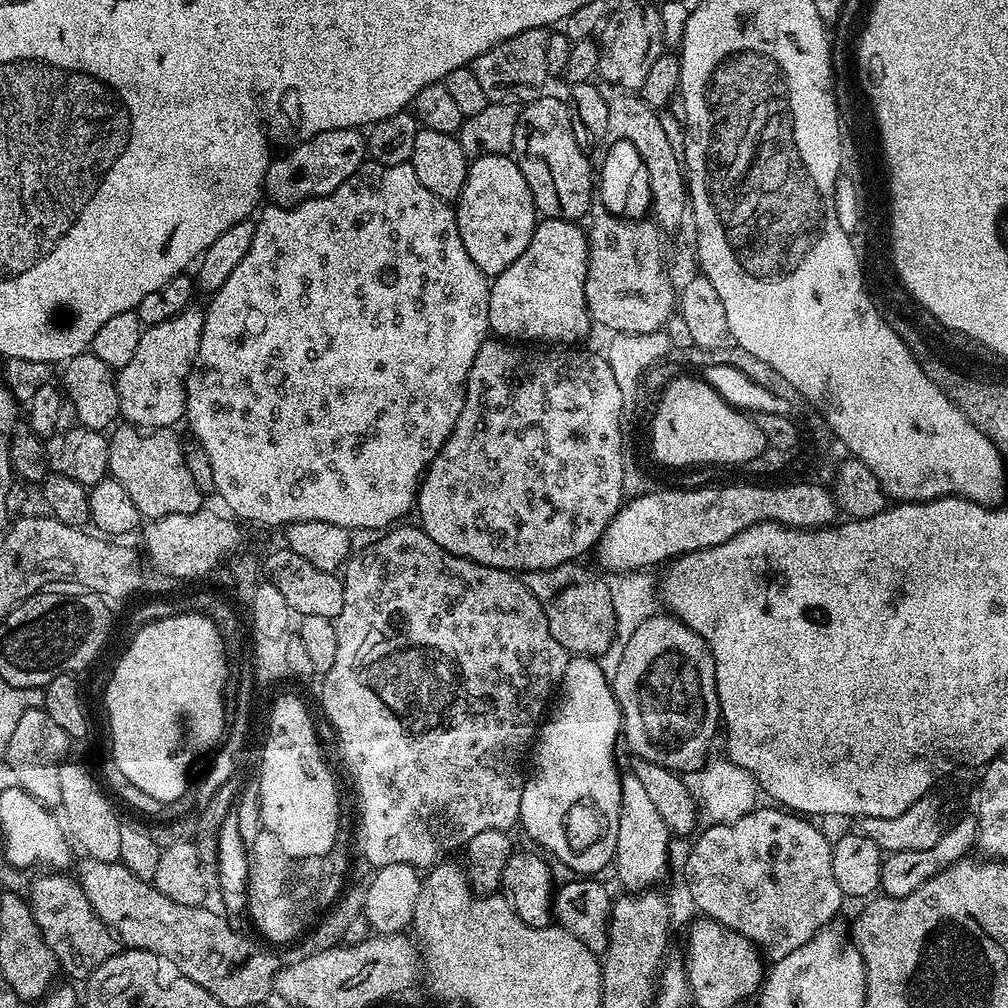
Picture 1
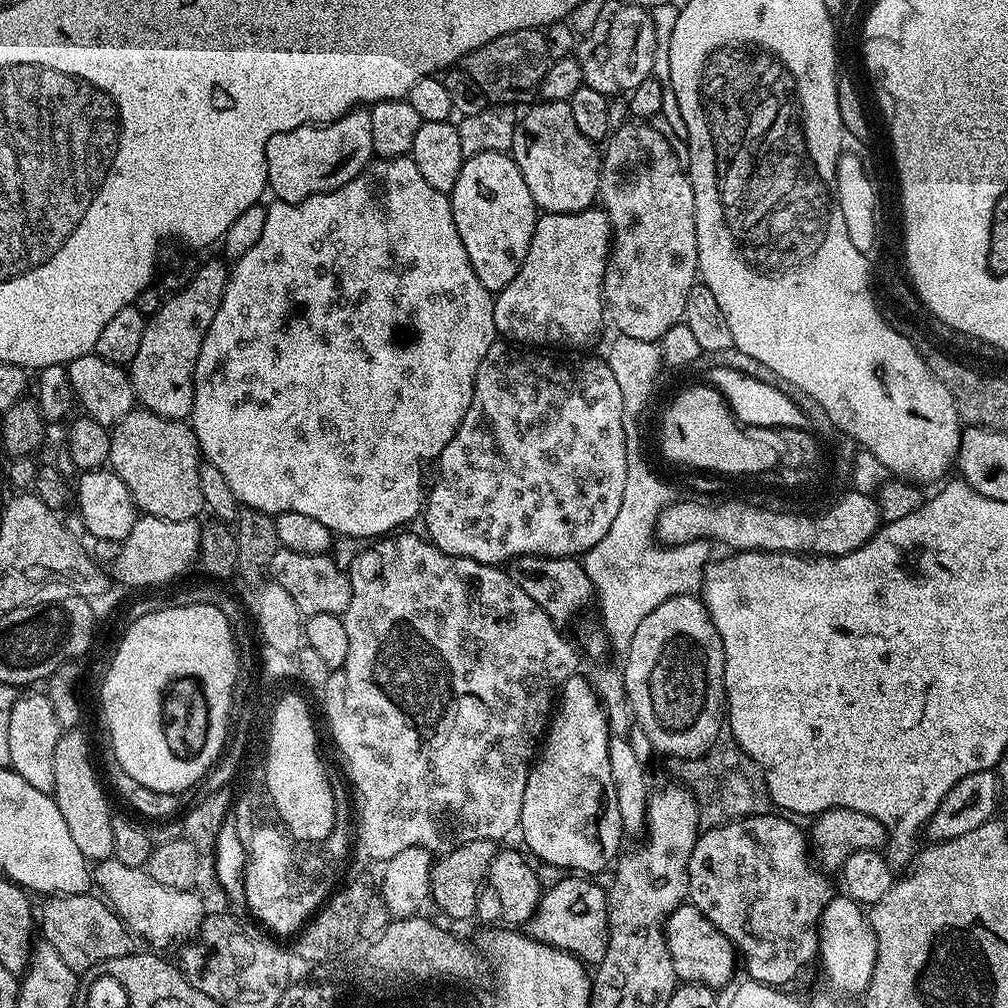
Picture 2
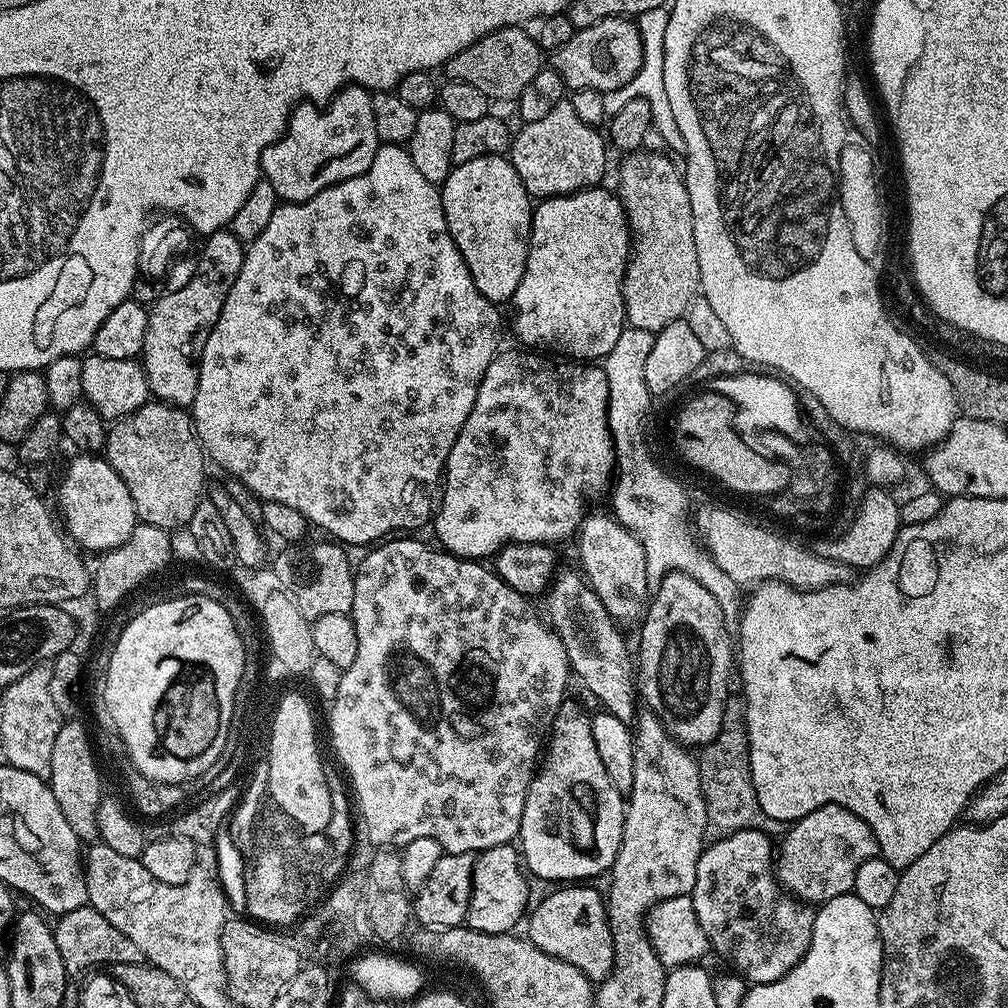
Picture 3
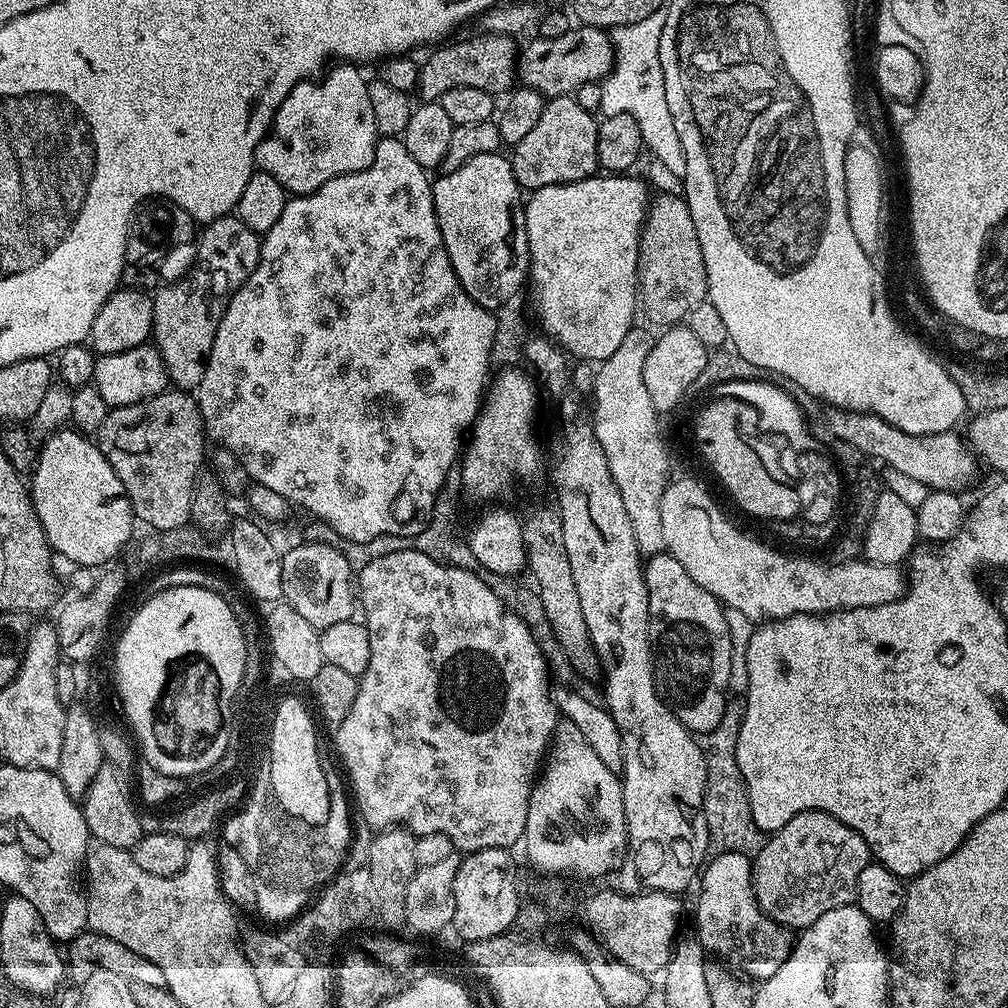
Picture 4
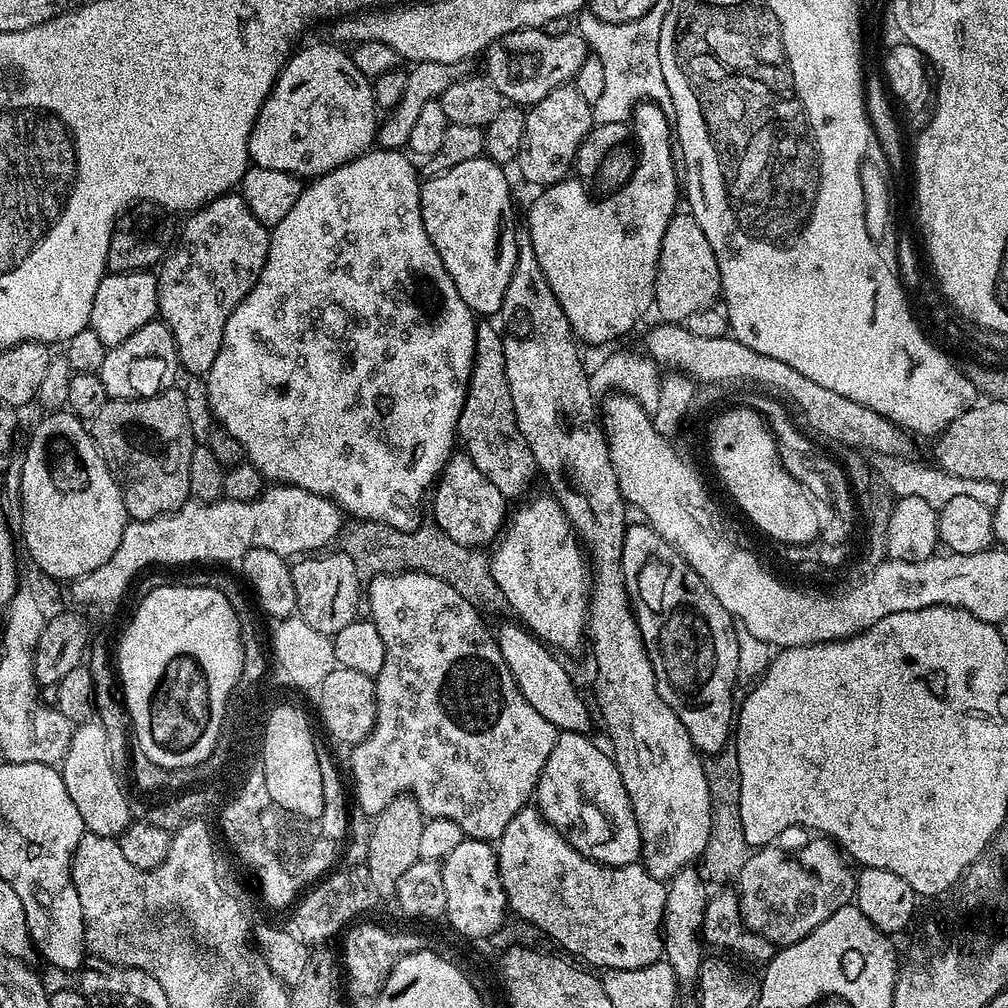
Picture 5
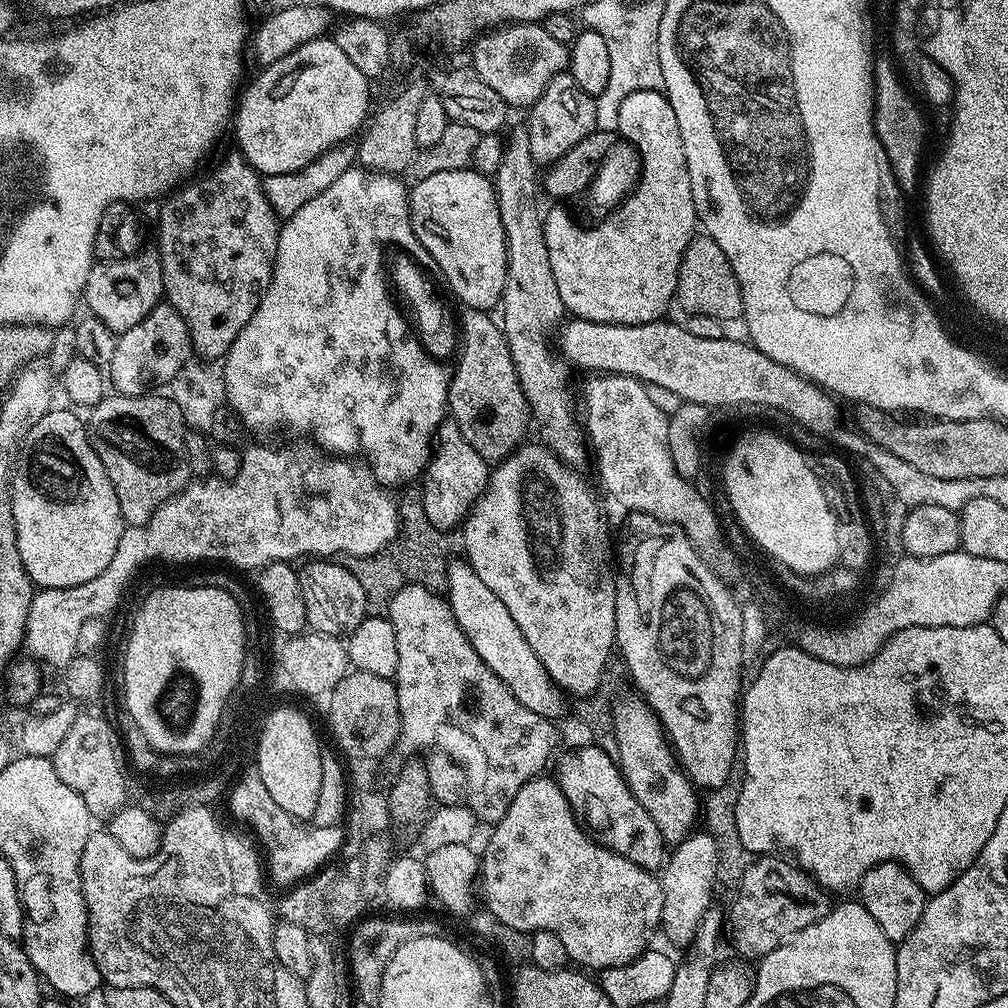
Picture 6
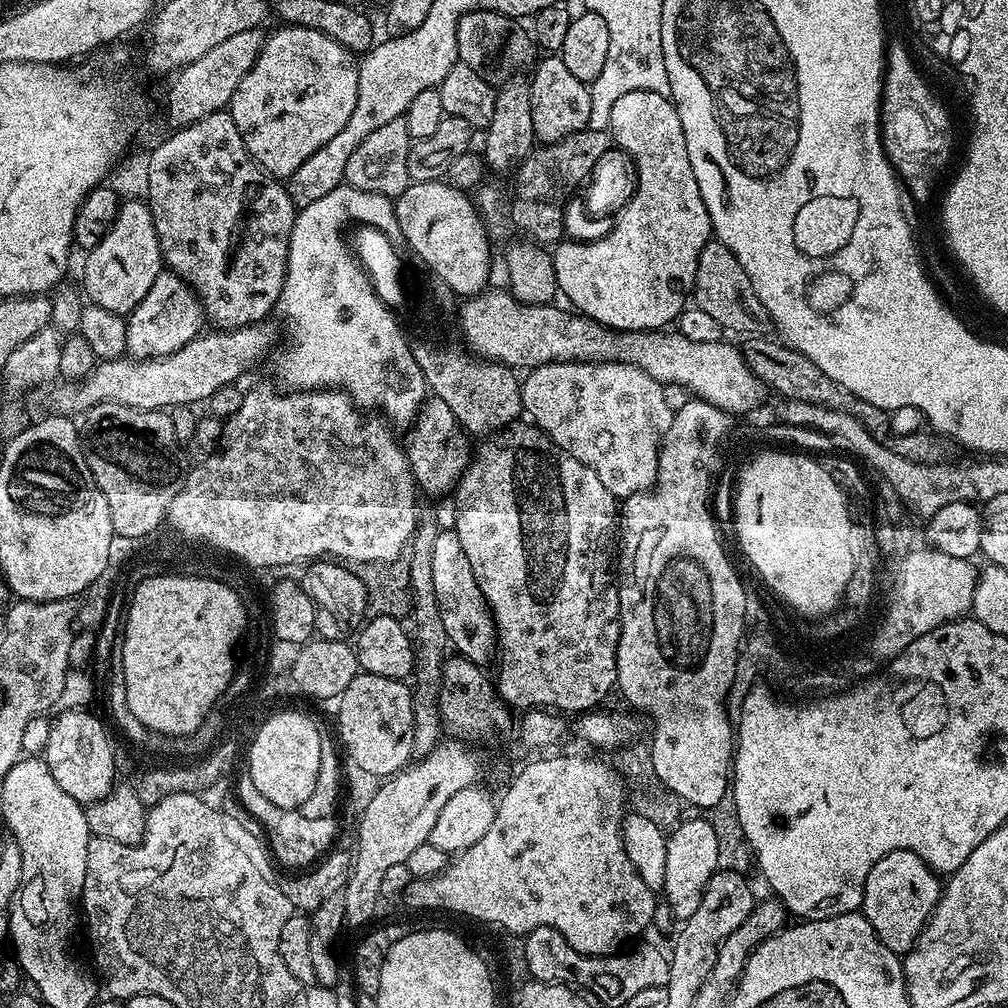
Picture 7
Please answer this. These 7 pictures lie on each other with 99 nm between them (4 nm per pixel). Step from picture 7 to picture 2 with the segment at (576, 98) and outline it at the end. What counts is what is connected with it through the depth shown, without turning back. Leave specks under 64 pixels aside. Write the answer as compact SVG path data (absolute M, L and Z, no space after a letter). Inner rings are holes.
M544 100L539 103L533 103L531 105L533 108L525 116L523 113L517 119L514 142L510 149L512 161L518 166L522 178L526 178L526 187L530 190L530 198L534 198L537 209L541 213L570 214L593 207L600 195L602 179L602 156L597 145L593 141L587 140L582 134L582 130L578 130L578 126L574 126L574 114L570 114L567 100Z

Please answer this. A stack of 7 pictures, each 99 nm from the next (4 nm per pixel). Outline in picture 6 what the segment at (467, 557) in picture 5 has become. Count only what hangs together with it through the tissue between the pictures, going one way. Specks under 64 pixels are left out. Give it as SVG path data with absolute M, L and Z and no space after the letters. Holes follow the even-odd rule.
M408 494L400 498L398 520L397 536L383 550L358 557L343 555L340 560L361 583L363 592L373 605L386 604L406 584L426 584L438 576L438 553L442 550L445 537L426 518L423 501L416 502Z

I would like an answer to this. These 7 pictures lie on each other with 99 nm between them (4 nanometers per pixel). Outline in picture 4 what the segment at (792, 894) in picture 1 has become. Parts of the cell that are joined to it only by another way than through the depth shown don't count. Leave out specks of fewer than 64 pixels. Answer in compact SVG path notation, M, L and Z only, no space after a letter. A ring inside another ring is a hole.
M743 851L713 855L703 865L698 888L699 884L700 897L696 900L696 932L694 932L694 936L700 941L705 953L712 955L713 952L716 955L713 957L719 958L725 965L731 966L737 973L743 974L753 981L769 980L778 970L778 966L782 966L782 962L786 962L786 958L792 952L794 936L789 929L774 922L760 909L760 903L756 900L756 889L752 887L752 865L749 857Z

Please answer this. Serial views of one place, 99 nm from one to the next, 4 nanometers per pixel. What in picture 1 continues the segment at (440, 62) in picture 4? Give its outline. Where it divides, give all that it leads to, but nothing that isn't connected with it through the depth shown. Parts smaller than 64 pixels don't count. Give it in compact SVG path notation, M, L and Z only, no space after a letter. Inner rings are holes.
M548 28L522 30L522 34L514 34L514 38L506 38L506 42L498 42L498 46L486 50L486 54L472 61L470 67L474 78L478 78L489 102L523 106L529 100L537 100L541 96L547 89L544 87L550 79L546 66L549 35Z

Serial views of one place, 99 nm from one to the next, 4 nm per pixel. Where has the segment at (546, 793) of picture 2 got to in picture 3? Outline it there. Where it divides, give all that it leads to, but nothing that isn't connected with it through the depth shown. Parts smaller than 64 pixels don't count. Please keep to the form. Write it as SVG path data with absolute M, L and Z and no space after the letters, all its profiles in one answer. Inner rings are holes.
M572 698L565 699L552 723L552 731L546 744L546 751L542 756L542 763L537 767L536 774L530 782L530 790L526 794L526 810L522 810L522 826L518 837L518 848L522 853L522 860L527 871L533 877L536 875L540 880L560 880L556 882L588 882L591 881L591 876L600 876L603 872L605 875L611 869L614 858L618 854L618 846L622 842L625 807L625 797L614 786L614 782L610 782L610 774L606 774L606 766L602 766L602 758L598 758L598 746L594 746L592 716L589 713L584 713L583 706L575 704Z

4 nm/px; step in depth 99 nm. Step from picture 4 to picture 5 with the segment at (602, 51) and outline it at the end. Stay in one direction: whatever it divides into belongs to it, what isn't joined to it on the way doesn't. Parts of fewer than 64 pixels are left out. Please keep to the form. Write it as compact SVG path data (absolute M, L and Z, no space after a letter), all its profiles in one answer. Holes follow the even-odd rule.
M538 28L518 30L494 42L483 57L488 81L500 91L505 101L517 106L537 104L550 90L575 81L582 62L590 54L587 42L570 30L561 36L551 36Z

